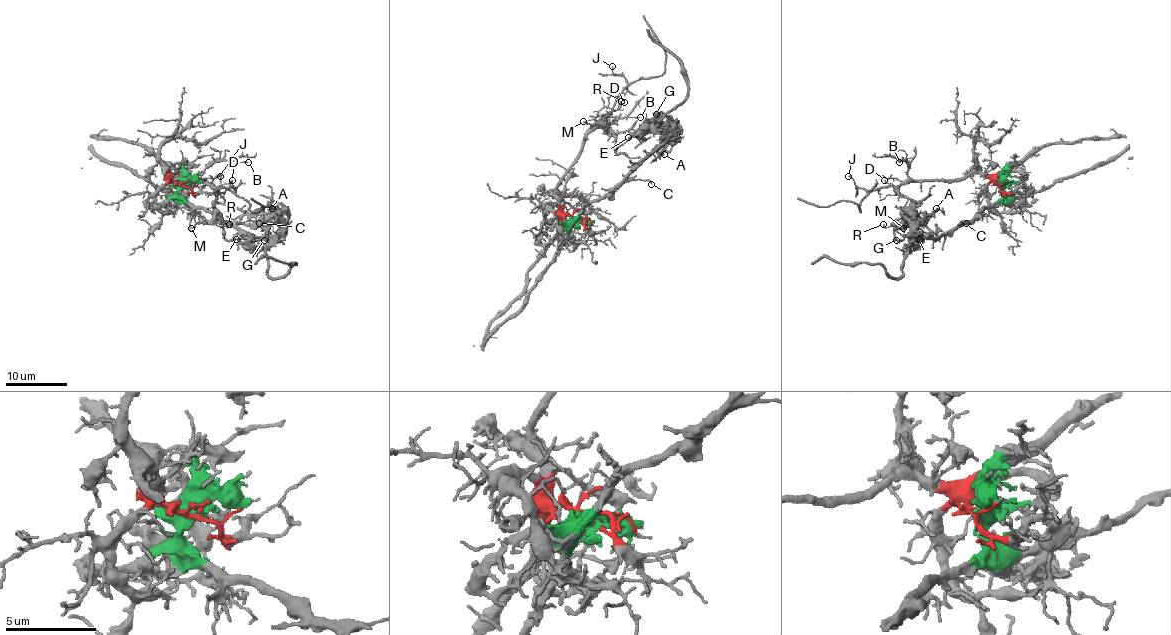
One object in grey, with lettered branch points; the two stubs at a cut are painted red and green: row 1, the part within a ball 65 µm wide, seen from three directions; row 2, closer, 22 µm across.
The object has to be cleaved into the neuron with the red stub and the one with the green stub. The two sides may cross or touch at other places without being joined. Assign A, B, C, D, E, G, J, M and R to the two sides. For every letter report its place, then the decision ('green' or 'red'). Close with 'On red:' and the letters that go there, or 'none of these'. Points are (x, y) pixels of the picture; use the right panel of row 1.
A: (936, 208) | green
B: (899, 162) | red
C: (966, 223) | green
D: (884, 180) | red
E: (919, 239) | green
G: (896, 240) | green
J: (848, 176) | red
M: (903, 228) | red
R: (883, 224) | red
On red: B, D, J, M, R

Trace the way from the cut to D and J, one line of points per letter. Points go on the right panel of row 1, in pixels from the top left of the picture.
D: (1000, 185), (980, 174), (946, 180), (904, 180), (898, 186), (884, 180)
J: (1000, 185), (980, 174), (966, 174), (946, 180), (904, 180), (896, 186), (869, 191), (858, 188), (848, 175)

